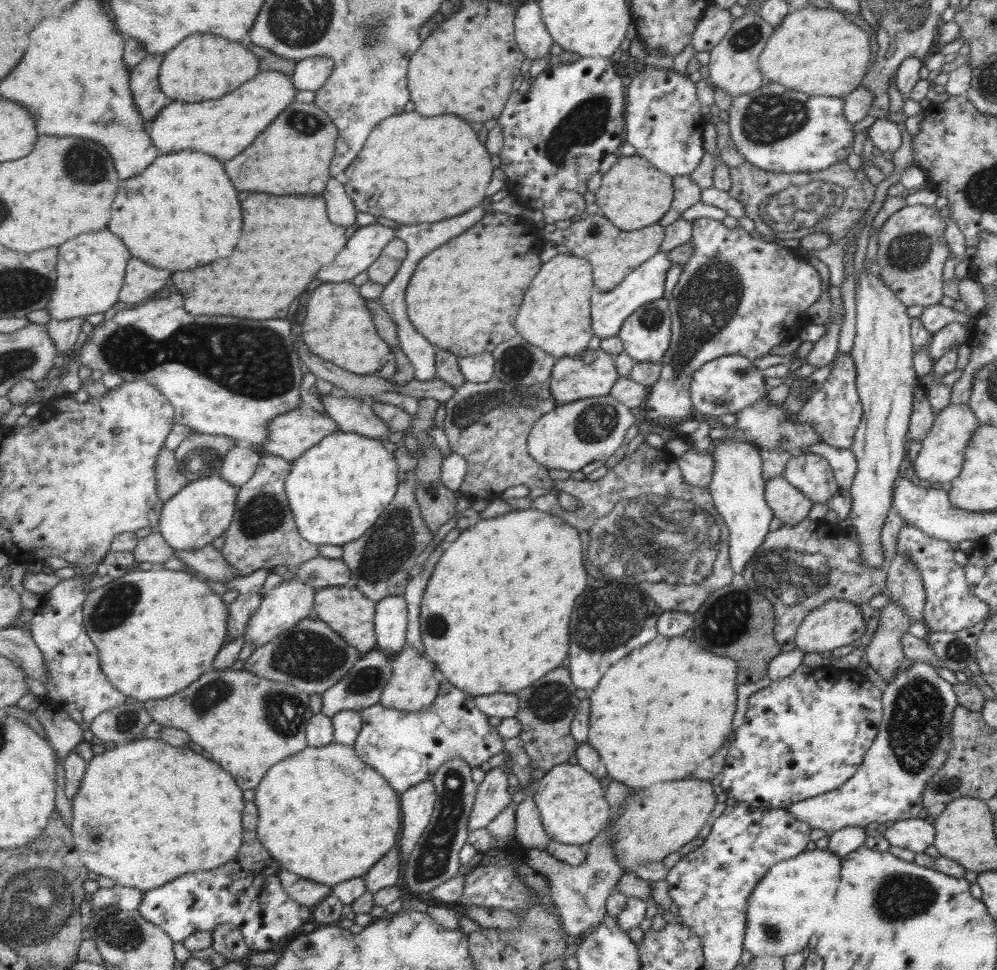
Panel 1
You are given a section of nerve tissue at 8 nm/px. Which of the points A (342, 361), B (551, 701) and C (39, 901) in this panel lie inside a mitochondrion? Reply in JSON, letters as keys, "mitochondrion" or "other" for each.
{"A":"other","B":"mitochondrion","C":"mitochondrion"}

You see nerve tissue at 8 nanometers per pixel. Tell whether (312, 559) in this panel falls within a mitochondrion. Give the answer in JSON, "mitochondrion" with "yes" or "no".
{"mitochondrion":"no"}

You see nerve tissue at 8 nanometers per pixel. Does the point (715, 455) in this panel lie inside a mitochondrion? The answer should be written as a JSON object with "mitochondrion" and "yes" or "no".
{"mitochondrion":"no"}

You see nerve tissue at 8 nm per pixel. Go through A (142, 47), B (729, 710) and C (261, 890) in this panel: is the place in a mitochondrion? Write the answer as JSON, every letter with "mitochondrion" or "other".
{"A":"other","B":"other","C":"other"}

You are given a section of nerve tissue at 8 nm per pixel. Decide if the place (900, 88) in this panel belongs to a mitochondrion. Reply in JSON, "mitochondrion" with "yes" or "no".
{"mitochondrion":"no"}

